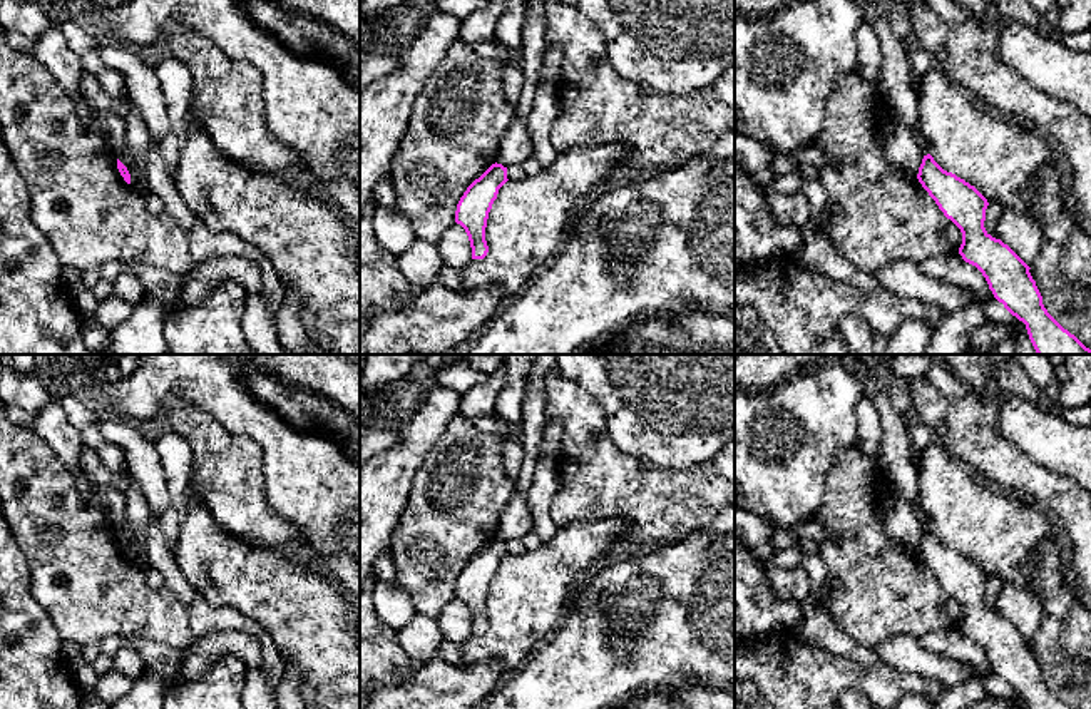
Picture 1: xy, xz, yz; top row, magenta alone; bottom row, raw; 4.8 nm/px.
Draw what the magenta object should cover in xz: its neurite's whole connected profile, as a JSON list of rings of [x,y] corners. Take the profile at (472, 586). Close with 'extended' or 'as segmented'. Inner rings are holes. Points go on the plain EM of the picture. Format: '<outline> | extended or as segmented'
[[[495,537],[467,562],[457,579],[455,597],[460,599],[469,610],[472,634],[484,634],[489,627],[485,615],[489,587],[497,574],[499,564],[507,555],[507,542]]] | as segmented

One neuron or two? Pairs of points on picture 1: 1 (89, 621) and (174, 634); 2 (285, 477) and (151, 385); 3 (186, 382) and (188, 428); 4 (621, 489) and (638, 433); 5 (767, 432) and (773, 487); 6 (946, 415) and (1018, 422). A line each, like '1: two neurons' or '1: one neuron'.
1: one neuron
2: one neuron
3: two neurons
4: two neurons
5: one neuron
6: two neurons

